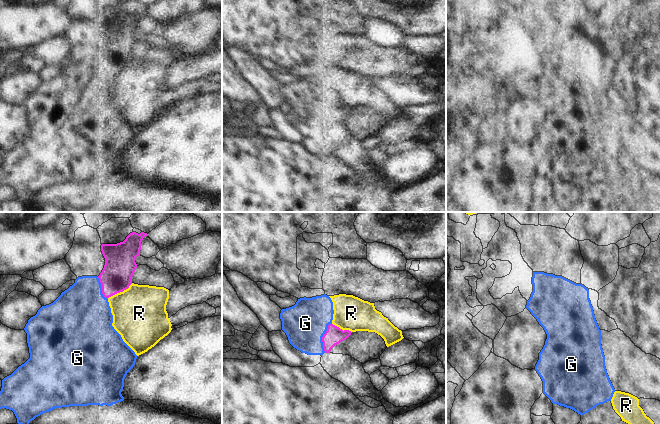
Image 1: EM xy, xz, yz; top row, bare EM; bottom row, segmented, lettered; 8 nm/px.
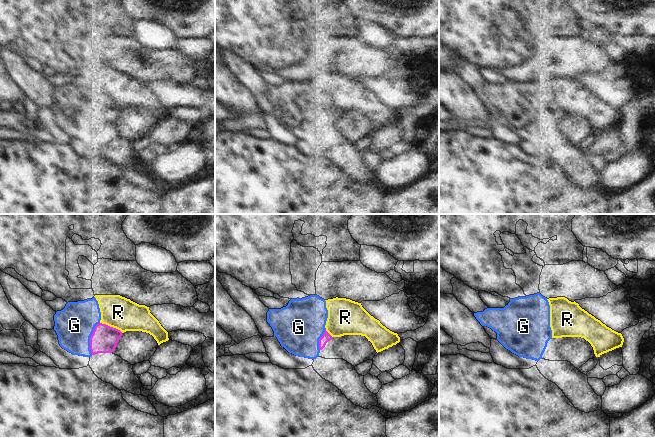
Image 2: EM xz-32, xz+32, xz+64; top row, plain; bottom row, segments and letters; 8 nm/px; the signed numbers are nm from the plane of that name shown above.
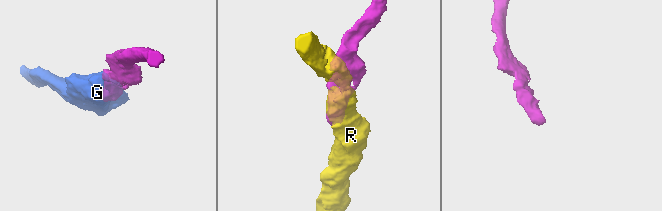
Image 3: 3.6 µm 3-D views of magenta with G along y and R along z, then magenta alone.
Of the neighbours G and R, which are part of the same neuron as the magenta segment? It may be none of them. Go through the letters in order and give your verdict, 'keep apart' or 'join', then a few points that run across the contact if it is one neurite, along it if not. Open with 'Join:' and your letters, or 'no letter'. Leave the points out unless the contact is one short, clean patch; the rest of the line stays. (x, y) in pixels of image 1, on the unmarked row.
Join: G
G: join; line xz (334, 111), (322, 113), (317, 111), (305, 99)
R: keep apart

